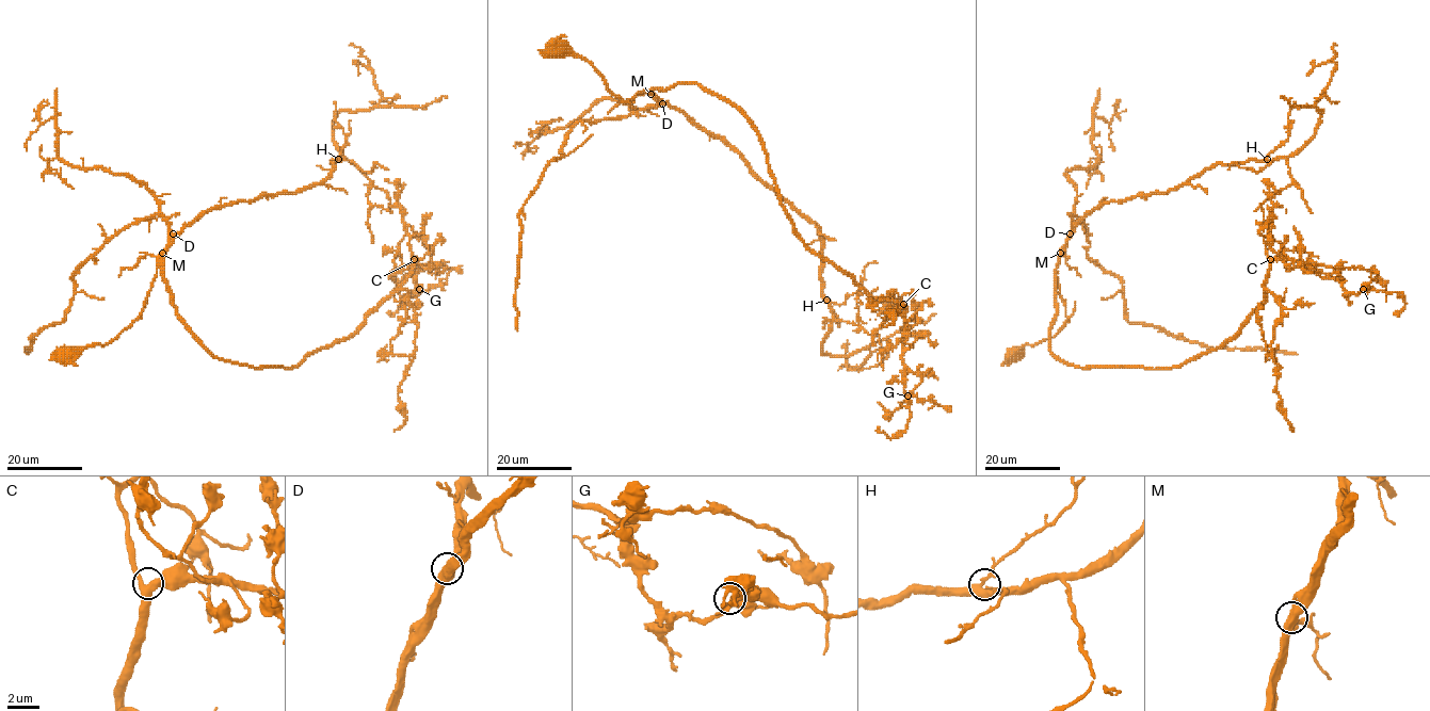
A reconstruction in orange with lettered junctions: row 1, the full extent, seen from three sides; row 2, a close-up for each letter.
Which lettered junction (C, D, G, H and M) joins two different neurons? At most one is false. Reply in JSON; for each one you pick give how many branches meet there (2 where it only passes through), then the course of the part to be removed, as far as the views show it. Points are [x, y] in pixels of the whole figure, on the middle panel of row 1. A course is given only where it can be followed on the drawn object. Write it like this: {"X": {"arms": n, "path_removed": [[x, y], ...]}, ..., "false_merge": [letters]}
{"false_merge": []}

